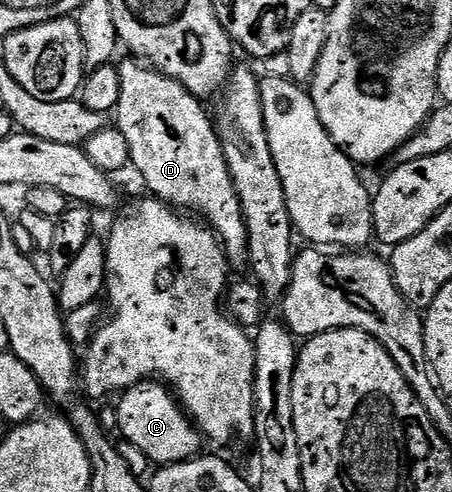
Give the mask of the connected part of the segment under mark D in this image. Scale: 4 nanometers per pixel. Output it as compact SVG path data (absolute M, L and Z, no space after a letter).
M129 60L117 66L120 99L116 127L124 139L128 139L132 169L142 176L143 183L154 192L151 194L157 200L204 219L205 224L218 234L231 266L245 266L250 260L246 220L211 114L209 117L202 106L205 104L180 82L137 60Z

